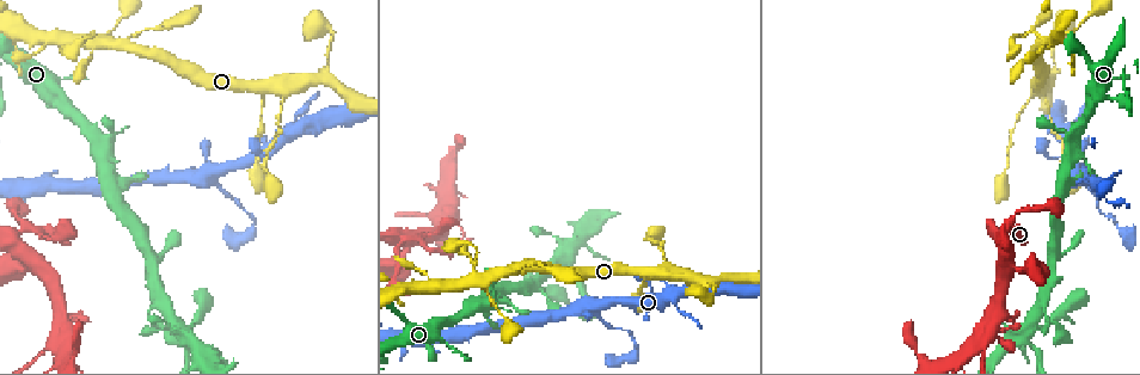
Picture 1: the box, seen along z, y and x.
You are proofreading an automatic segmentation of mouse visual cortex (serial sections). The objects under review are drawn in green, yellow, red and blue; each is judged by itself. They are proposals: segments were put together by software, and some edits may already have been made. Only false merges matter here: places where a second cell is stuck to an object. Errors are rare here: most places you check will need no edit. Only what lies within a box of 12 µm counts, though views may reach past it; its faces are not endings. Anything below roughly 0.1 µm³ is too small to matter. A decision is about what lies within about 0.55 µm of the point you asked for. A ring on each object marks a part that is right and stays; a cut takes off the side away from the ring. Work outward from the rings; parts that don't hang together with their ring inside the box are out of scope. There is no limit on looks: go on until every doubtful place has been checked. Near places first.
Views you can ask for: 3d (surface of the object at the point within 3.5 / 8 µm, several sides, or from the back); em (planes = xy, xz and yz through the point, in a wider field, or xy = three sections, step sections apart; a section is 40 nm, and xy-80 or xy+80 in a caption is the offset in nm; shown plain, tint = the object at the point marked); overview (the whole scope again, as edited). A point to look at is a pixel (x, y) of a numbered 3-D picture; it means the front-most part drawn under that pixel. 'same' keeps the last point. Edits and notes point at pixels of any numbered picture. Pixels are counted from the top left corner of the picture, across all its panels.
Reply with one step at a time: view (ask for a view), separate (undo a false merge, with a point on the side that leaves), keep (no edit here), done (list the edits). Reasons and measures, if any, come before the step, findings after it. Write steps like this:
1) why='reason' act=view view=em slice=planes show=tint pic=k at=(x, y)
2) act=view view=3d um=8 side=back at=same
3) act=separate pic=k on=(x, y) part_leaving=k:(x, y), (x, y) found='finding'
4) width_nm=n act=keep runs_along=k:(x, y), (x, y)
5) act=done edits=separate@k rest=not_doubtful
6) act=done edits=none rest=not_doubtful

why='three arms meet' act=view view=3d um=8 pic=1 at=(592, 305)

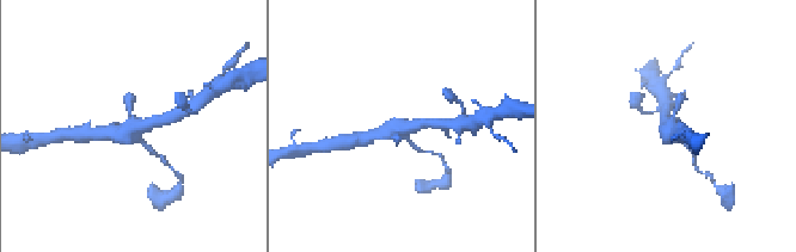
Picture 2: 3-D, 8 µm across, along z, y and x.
act=view view=em slice=xy step=1 show=tint pic=2 at=(132, 128)

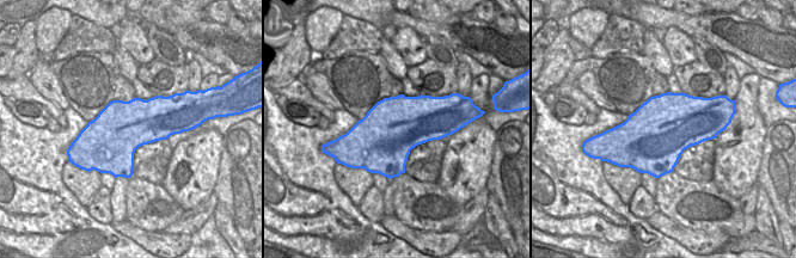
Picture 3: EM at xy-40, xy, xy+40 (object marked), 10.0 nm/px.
act=keep runs_along=2:(433, 122), (369, 137) found='all the same cell'

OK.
why='sudden change in width' act=view view=3d um=3.5 pic=1 at=(608, 322)

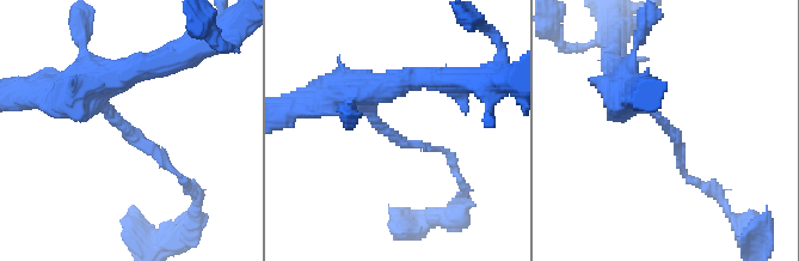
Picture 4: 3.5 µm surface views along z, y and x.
arm_widths_nm=100,350 act=view view=em slice=xy step=2 show=plain pic=4 at=(128, 130)

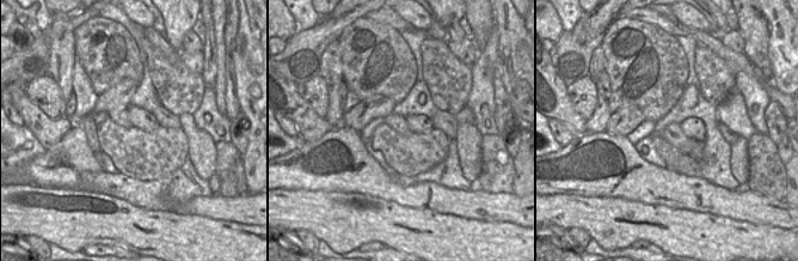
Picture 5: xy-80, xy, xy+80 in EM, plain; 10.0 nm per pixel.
why='with the object marked' act=view view=em slice=xy step=2 show=tint at=same

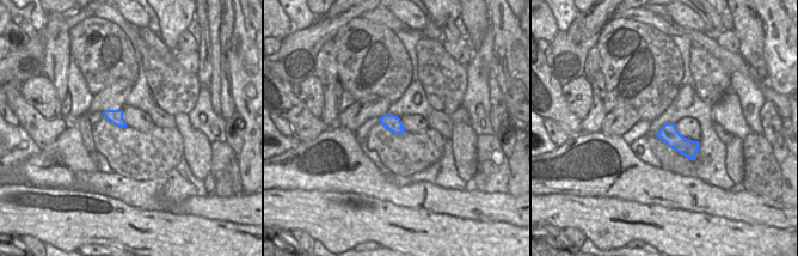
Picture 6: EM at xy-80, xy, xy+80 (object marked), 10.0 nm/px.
width_nm=160 act=keep runs_along=4:(97, 80), (97, 99), (182, 180) found='one cell here'

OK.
why='thick turns thin' act=view view=3d um=3.5 pic=1 at=(23, 226)

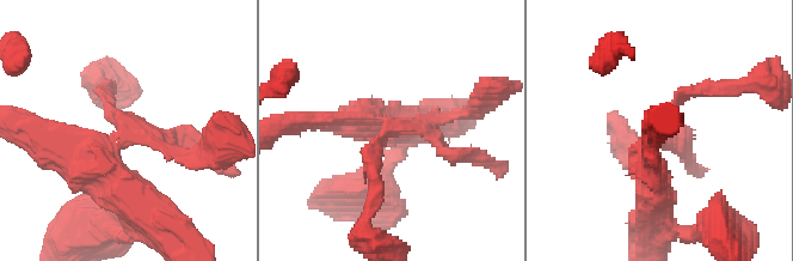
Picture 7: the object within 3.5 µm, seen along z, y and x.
why='now the EM' act=view view=em slice=xy step=3 show=tint pic=7 at=(127, 136)

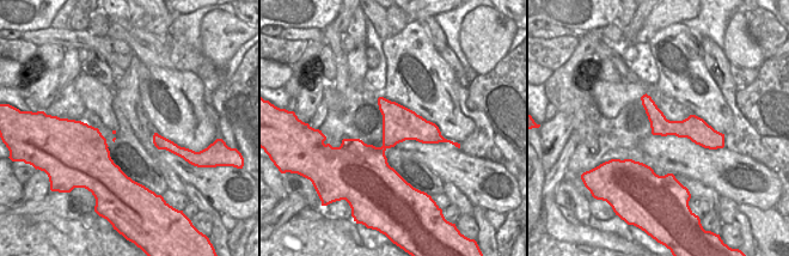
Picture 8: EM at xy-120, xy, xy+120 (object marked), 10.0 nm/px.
why='another direction' act=view view=em slice=xy step=5 show=tint at=same

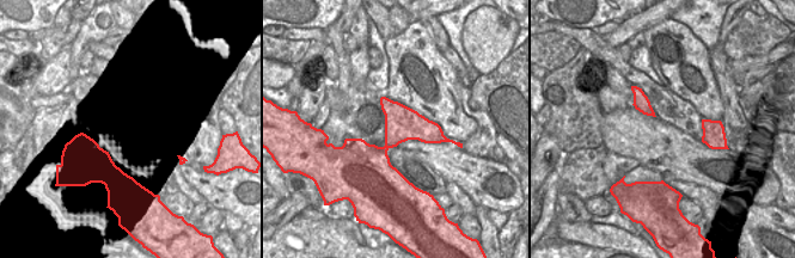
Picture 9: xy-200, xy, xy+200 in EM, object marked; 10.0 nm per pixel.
act=keep runs_along=7:(194, 139), (123, 139), (109, 169), (134, 201) found='one cell here'

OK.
why='abrupt turn' act=view view=3d um=3.5 pic=1 at=(663, 271)

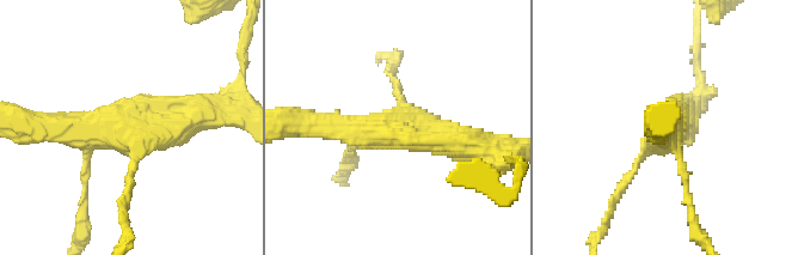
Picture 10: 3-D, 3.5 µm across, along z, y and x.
arms=4 arm_widths_nm=100,100,300,400 why='need the tissue' act=view view=em slice=xy step=2 show=plain pic=10 at=(393, 129)

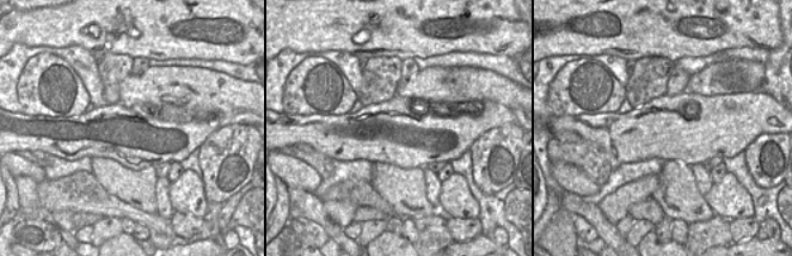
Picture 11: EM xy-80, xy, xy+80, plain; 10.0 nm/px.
why='where the object lies' act=view view=em slice=xy step=2 show=tint at=same

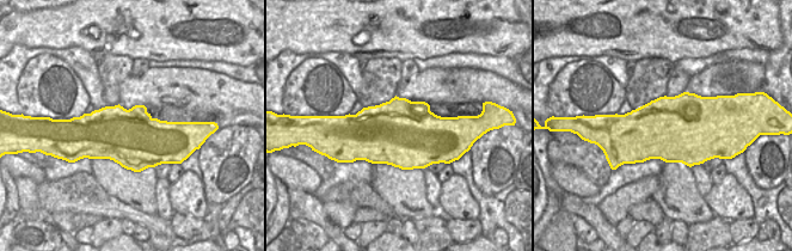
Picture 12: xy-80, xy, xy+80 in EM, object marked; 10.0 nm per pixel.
act=keep runs_along=10:(313, 123), (471, 145) found='one cell here'

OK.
act=done edits=none rest=not_doubtful

